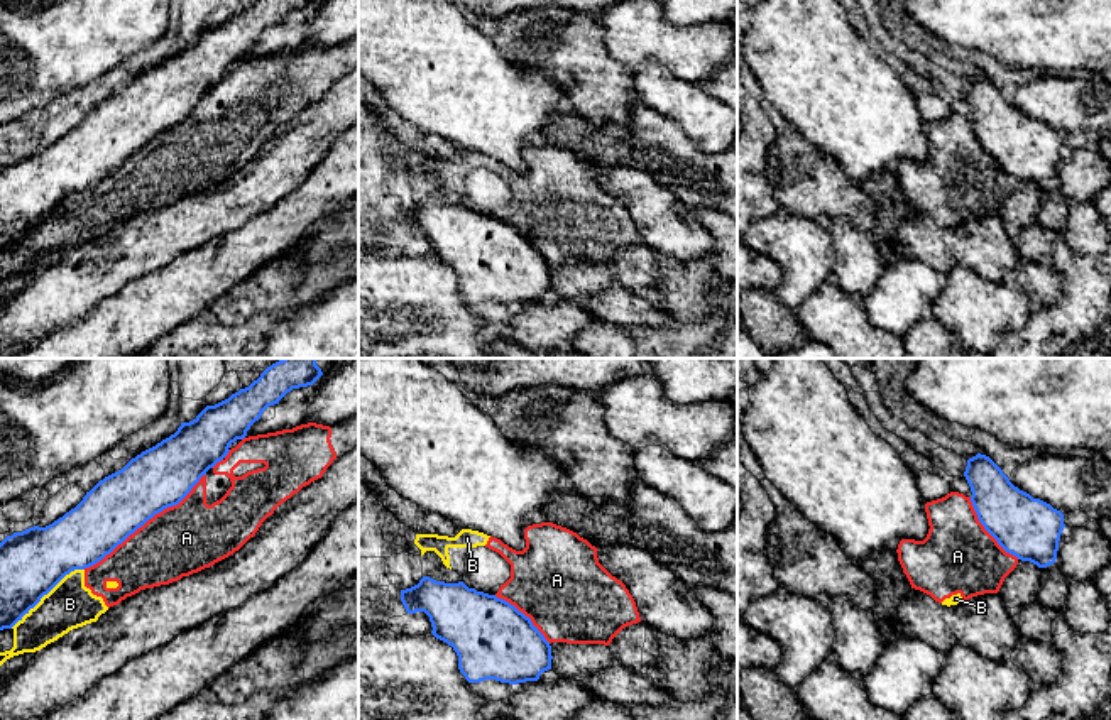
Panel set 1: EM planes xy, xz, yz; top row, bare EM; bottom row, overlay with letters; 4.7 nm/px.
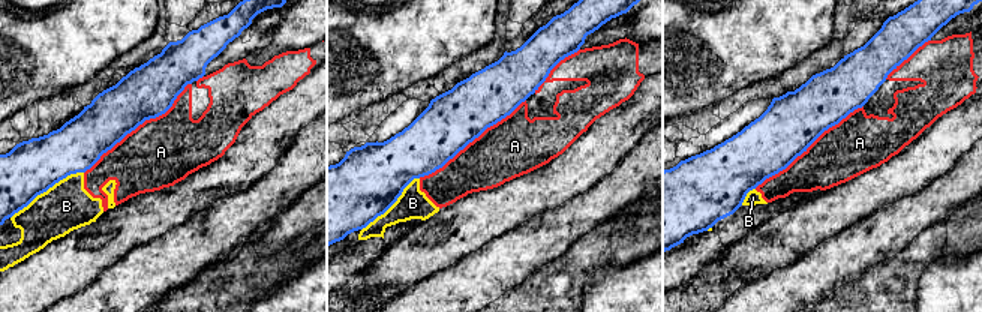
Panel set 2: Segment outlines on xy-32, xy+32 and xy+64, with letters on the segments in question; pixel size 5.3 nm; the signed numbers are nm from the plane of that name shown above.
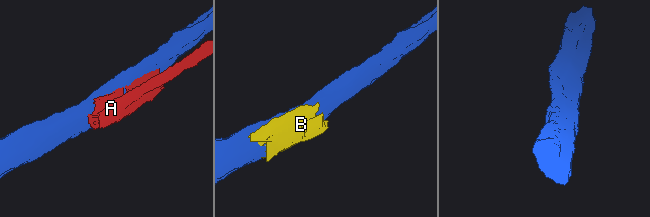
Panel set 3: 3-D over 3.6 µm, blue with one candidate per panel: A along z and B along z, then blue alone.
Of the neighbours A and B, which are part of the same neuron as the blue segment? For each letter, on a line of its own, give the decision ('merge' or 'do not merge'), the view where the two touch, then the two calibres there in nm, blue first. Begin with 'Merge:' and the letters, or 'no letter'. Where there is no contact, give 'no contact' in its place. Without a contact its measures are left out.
Merge: no letter
A: do not merge; contact in xy; calibres 300 and 340 nm
B: do not merge; contact in xy; calibres 300 and 220 nm

